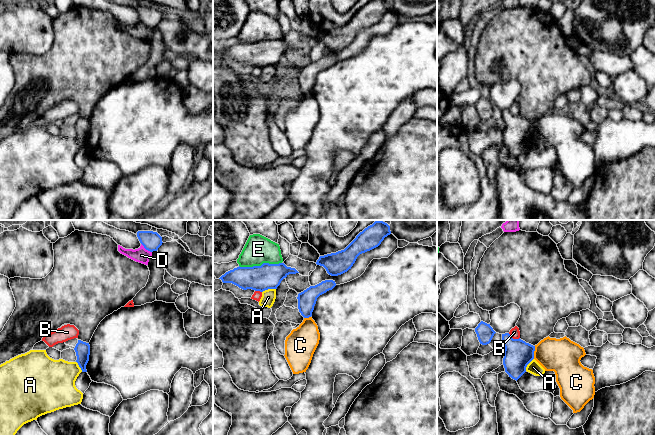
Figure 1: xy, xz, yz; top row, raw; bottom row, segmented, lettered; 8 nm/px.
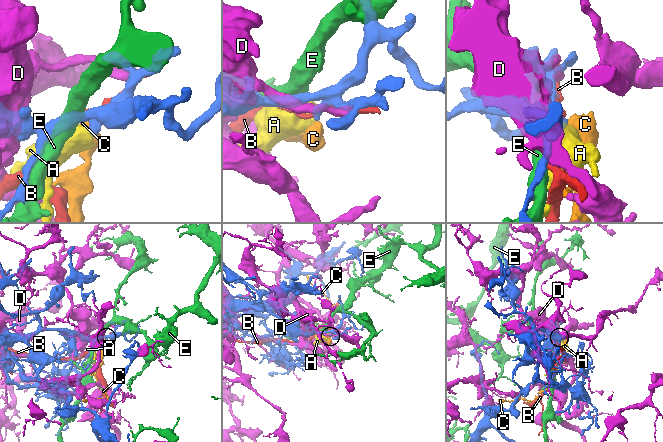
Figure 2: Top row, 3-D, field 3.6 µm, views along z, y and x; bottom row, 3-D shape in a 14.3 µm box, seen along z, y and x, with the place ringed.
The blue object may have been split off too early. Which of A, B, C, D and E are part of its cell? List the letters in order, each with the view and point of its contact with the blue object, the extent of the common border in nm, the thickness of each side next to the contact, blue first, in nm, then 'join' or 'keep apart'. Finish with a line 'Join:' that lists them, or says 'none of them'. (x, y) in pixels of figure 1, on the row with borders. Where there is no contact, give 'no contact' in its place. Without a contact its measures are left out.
A: meets blue in xz at (268, 288); contact 120 nm long; 200 nm thick on the blue side, 110 nm on the other; keep apart
B: meets blue in yz at (514, 339); contact 100 nm long; 220 nm thick on the blue side, 80 nm on the other; keep apart
C: meets blue in yz at (533, 352); contact 110 nm long; 220 nm thick on the blue side, 280 nm on the other; keep apart
D: meets blue in xy at (146, 249); contact 120 nm long; 150 nm thick on the blue side, 120 nm on the other; keep apart
E: meets blue in xz at (261, 265); contact 340 nm long; 200 nm thick on the blue side, 220 nm on the other; keep apart
Join: none of them

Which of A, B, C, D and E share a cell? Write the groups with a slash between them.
A / B / C / D / E

